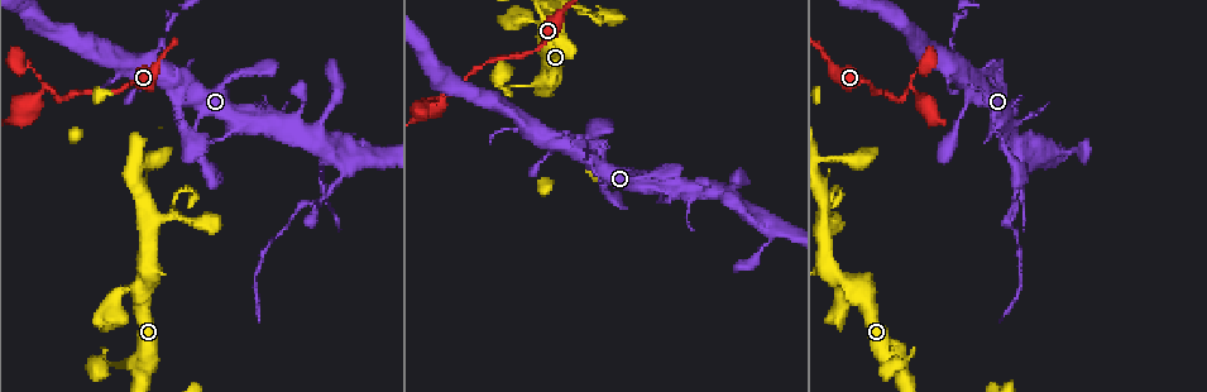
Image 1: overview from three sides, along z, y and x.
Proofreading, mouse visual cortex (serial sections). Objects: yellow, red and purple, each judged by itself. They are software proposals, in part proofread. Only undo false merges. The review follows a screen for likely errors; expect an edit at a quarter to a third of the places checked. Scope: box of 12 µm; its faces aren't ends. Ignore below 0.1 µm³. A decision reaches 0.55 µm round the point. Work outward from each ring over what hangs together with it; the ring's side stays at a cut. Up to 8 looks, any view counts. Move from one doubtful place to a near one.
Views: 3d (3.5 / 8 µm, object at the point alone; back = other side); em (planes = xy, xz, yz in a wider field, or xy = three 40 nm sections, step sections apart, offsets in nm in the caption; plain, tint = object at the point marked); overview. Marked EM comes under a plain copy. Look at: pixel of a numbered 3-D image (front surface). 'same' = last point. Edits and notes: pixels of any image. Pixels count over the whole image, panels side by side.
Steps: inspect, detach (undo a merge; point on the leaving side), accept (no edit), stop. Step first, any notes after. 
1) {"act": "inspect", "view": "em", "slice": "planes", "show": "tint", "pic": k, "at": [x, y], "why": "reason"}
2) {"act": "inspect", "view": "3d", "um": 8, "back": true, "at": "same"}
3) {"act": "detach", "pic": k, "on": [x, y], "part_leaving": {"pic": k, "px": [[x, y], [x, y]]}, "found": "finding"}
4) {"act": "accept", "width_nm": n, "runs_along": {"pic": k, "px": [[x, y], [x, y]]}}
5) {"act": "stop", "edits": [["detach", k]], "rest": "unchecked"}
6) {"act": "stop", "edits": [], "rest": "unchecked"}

{"act": "inspect", "view": "3d", "um": 3.5, "pic": 1, "at": [906, 359], "why": "sudden change in width"}

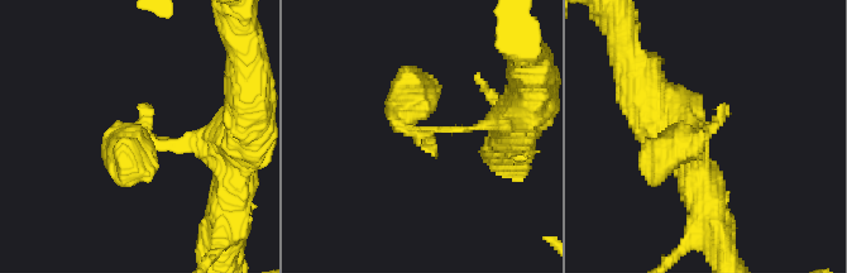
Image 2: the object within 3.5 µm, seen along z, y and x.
{"act": "accept", "runs_along": {"pic": 2, "px": [[489, 125], [403, 129], [431, 80]]}, "found": "continuous, no second cell"}

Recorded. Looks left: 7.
{"act": "inspect", "view": "3d", "um": 3.5, "pic": 1, "at": [1020, 195]}

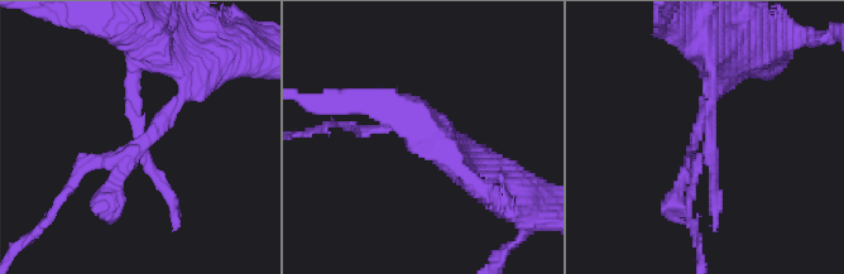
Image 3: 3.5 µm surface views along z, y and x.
{"act": "inspect", "view": "em", "slice": "xy", "step": 2, "show": "tint", "pic": 3, "at": [143, 144]}

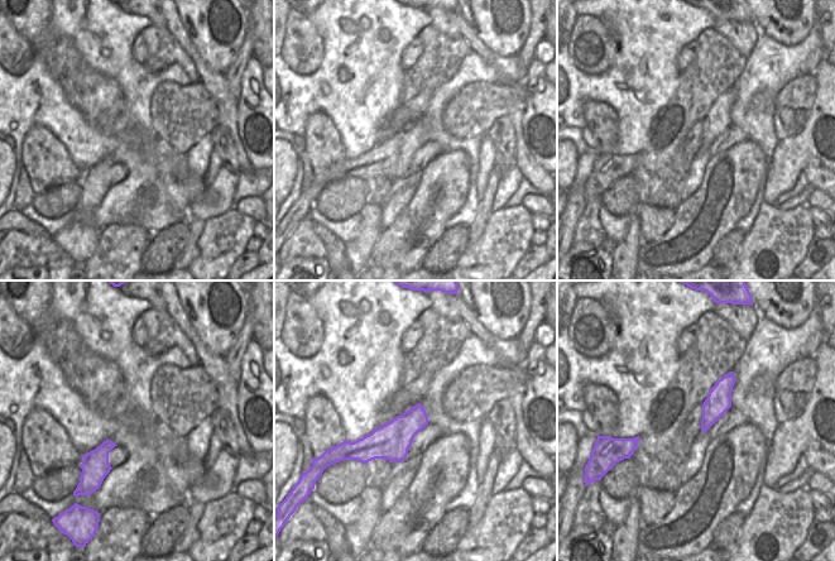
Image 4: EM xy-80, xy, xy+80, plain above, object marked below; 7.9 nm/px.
{"act": "inspect", "view": "em", "slice": "xy", "step": 1, "show": "tint", "at": "same", "why": "another direction"}

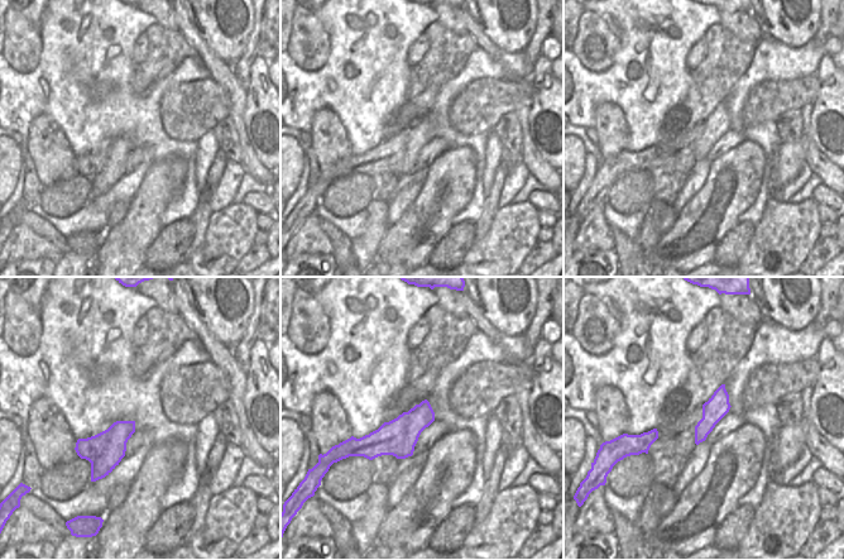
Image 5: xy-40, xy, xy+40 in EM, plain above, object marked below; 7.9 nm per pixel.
{"act": "accept", "runs_along": {"pic": 3, "px": [[186, 77], [139, 147], [174, 212]]}, "found": "one cell here"}

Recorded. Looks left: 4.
{"act": "inspect", "view": "3d", "um": 8, "pic": 1, "at": [186, 88], "why": "small branch off a trunk"}

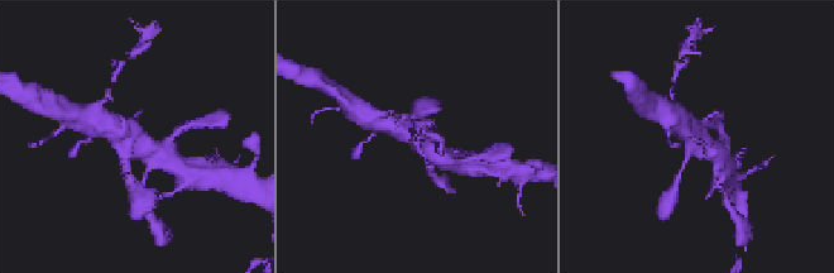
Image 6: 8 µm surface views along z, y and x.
{"act": "inspect", "view": "3d", "um": 3.5, "pic": 6, "at": [133, 140], "why": "zoom in"}

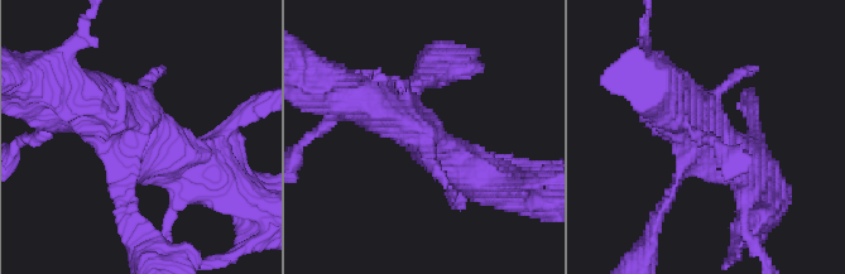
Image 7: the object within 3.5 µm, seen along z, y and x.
{"act": "accept", "runs_along": {"pic": 7, "px": [[497, 184], [360, 100]]}, "found": "all the same cell"}

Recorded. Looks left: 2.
{"act": "stop", "edits": [], "rest": "unchecked"}

